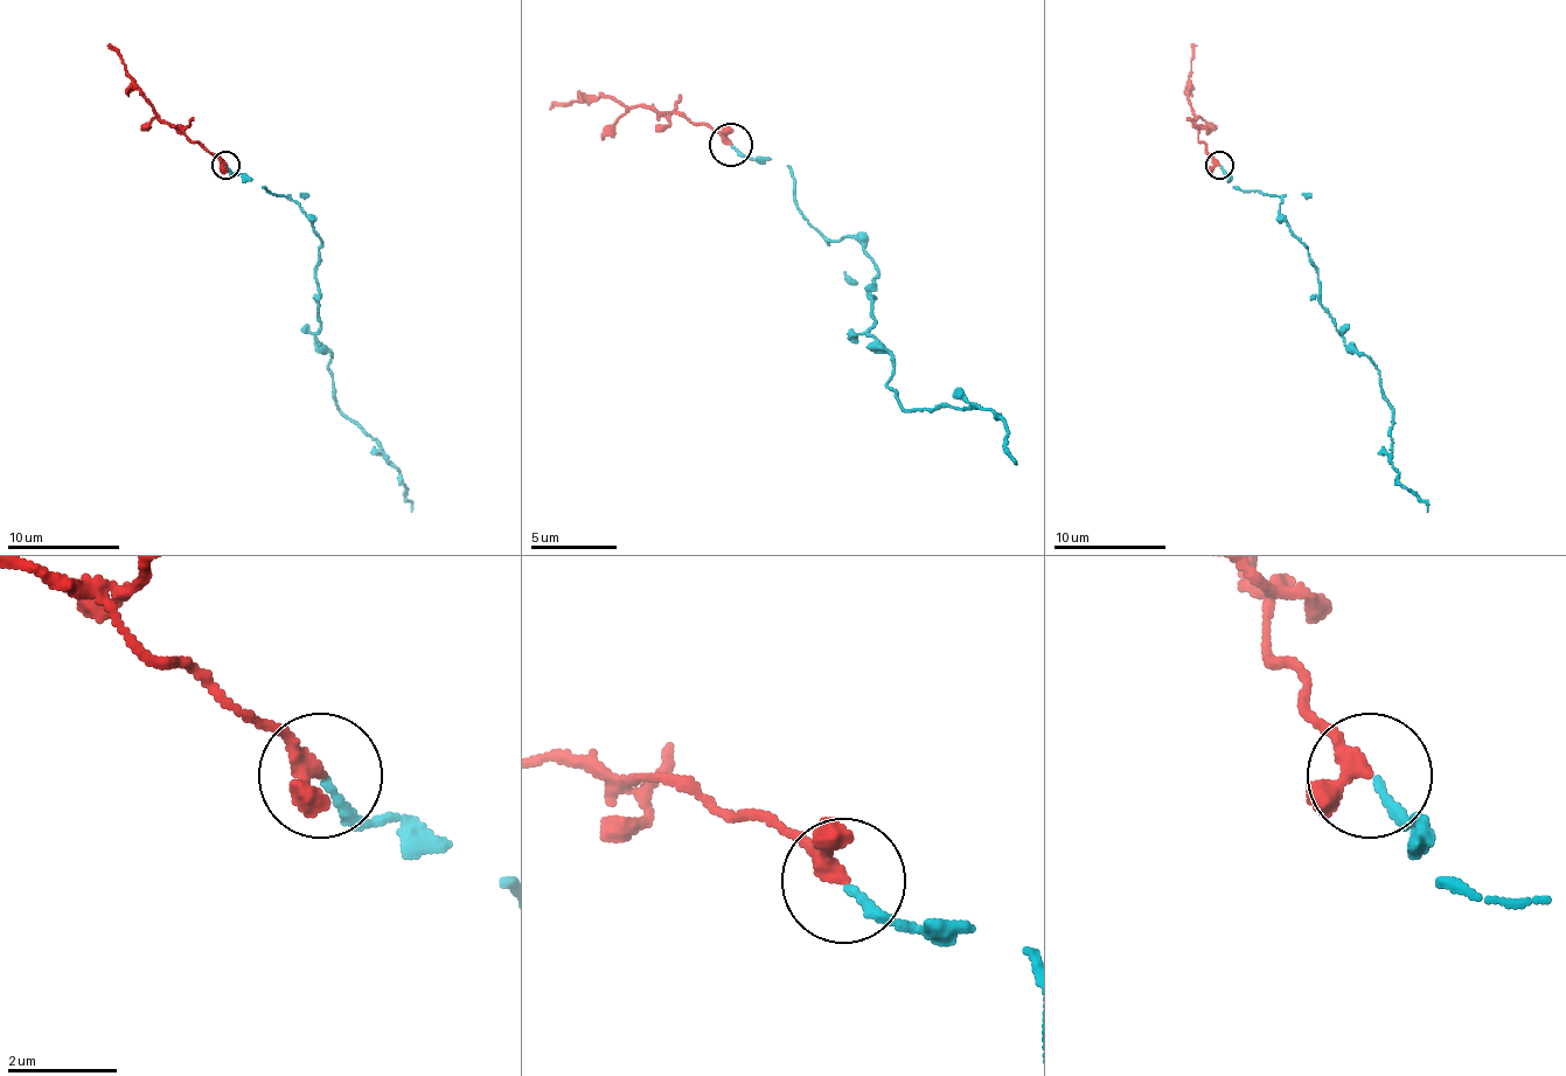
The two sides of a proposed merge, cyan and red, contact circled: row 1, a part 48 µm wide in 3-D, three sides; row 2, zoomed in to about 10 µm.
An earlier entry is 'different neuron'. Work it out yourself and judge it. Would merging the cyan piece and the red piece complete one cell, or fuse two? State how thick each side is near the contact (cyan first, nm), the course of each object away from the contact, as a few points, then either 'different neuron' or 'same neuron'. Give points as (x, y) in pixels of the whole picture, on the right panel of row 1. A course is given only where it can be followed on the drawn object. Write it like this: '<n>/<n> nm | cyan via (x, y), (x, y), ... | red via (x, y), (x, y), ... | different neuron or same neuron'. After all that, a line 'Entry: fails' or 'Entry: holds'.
160/280 nm | cyan via (1222, 167), (1236, 189), (1278, 195), (1317, 271), (1317, 299), (1376, 367), (1393, 469), (1427, 511) | red via (1218, 165), (1194, 122), (1188, 97), (1188, 74), (1194, 55), (1190, 43) | same neuron
Entry: fails

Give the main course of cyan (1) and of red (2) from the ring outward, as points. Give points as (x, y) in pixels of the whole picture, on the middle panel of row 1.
1: (729, 147), (790, 168), (794, 203), (863, 247), (876, 280), (867, 328), (897, 401), (988, 410), (1014, 462)
2: (729, 143), (687, 117), (608, 96), (583, 96), (570, 104), (552, 99)

